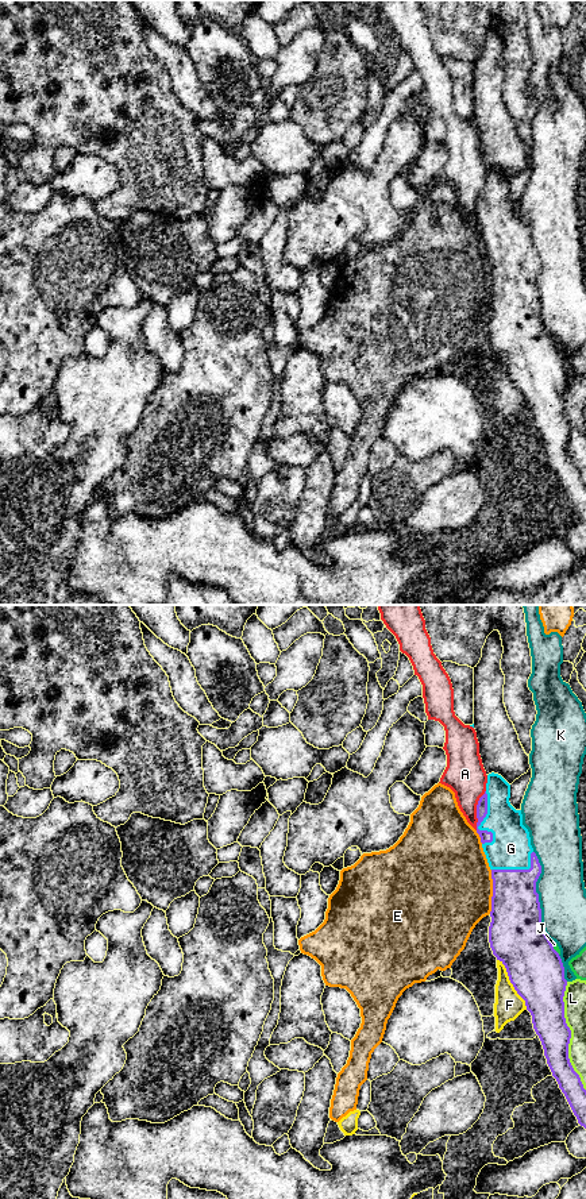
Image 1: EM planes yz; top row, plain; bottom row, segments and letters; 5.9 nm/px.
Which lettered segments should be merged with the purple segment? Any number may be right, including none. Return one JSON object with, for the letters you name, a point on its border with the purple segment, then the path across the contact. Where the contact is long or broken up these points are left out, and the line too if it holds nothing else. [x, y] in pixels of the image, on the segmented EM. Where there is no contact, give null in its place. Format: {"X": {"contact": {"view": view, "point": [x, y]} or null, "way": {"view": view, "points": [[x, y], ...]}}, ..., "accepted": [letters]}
{"G": {"contact": {"view": "yz", "point": [480, 824]}}, "accepted": ["G"]}

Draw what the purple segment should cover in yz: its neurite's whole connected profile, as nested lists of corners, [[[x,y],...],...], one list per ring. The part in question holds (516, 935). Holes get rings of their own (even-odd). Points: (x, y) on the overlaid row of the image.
[[[489,774],[486,791],[477,805],[477,833],[481,837],[493,879],[489,942],[493,955],[505,965],[514,990],[525,1001],[552,1076],[578,1123],[586,1129],[586,1090],[568,1059],[571,1030],[564,1018],[563,996],[567,986],[564,967],[541,925],[541,909],[536,892],[541,865],[531,845],[529,832],[523,825],[521,810],[516,810],[509,798],[510,784],[501,775]]]

